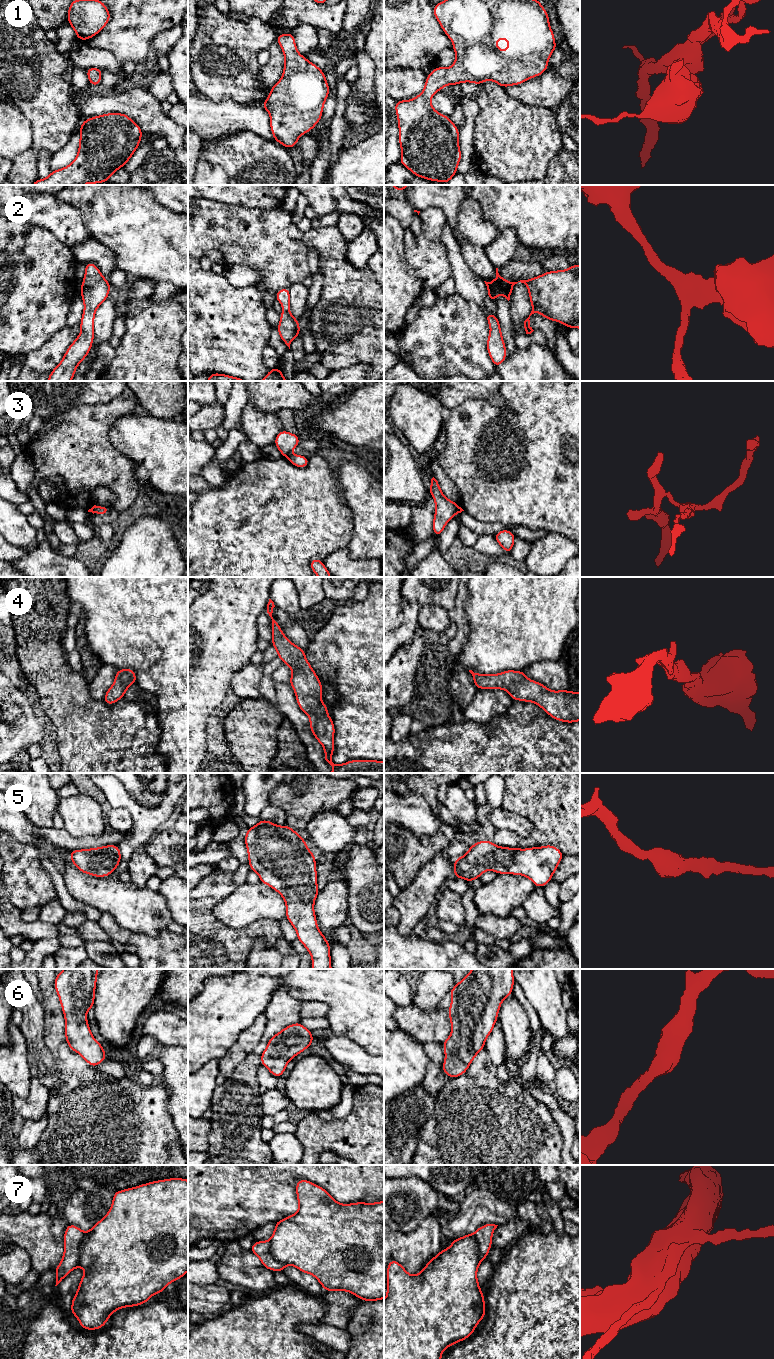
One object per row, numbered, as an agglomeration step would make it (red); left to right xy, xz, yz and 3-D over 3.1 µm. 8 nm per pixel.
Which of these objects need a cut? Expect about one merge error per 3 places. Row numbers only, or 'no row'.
3, 7

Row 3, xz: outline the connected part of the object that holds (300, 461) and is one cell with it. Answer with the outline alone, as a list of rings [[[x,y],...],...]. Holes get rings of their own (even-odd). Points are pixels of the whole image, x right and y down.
[[[289,455],[287,459],[290,463],[299,468],[305,468],[309,463],[309,458],[303,455]]]

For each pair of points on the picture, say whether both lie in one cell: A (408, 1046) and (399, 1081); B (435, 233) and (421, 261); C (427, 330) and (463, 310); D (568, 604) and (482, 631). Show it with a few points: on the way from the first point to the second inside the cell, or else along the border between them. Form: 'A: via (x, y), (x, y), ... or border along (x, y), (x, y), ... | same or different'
A: via (400, 1055), (399, 1072) | same
B: via (429, 240), (428, 254) | same
C: via (436, 330), (442, 324), (451, 324), (456, 319) | same
D: via (547, 604), (530, 604), (503, 631) | same

